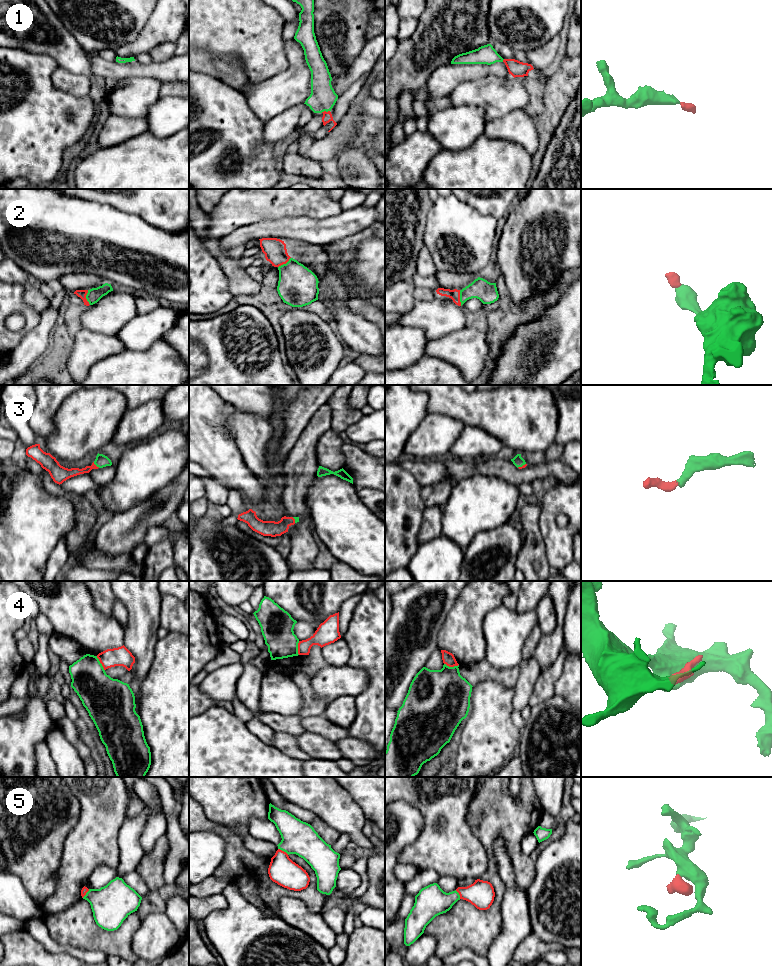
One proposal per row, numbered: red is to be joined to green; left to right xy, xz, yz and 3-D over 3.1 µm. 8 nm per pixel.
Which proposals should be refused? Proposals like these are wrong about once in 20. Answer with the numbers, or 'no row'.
no row

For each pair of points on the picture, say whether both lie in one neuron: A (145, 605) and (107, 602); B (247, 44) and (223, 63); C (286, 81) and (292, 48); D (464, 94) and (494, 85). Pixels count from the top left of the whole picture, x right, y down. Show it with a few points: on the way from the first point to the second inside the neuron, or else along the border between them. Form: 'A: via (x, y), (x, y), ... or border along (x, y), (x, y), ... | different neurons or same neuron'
A: border along (112, 591), (117, 599) | different neurons
B: border along (210, 53), (236, 55), (246, 75) | different neurons
C: via (294, 73), (294, 56) | same neuron
D: via (471, 93), (487, 92) | same neuron

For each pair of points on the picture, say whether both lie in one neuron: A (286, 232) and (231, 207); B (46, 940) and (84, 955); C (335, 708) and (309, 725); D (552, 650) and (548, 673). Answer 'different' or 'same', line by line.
A: different
B: same
C: different
D: different

